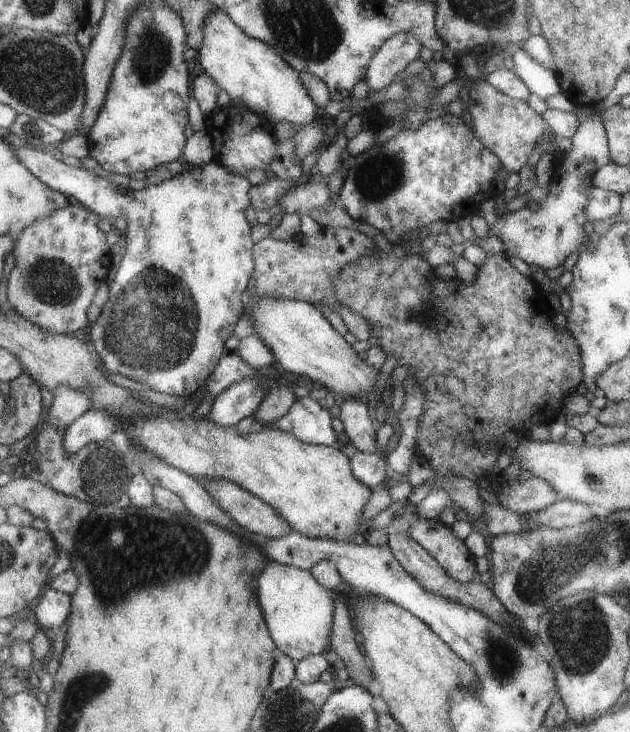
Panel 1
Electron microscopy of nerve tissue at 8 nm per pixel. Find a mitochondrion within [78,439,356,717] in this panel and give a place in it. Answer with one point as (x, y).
(100, 471)

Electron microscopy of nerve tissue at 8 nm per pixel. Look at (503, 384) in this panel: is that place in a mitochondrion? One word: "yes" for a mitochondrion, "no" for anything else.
yes

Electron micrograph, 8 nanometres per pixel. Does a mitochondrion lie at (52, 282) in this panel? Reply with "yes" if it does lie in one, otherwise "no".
yes

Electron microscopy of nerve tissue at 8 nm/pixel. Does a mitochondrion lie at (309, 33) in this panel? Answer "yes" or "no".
yes

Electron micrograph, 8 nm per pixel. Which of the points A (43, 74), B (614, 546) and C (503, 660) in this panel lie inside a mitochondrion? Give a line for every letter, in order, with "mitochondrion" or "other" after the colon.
A: mitochondrion
B: mitochondrion
C: mitochondrion

